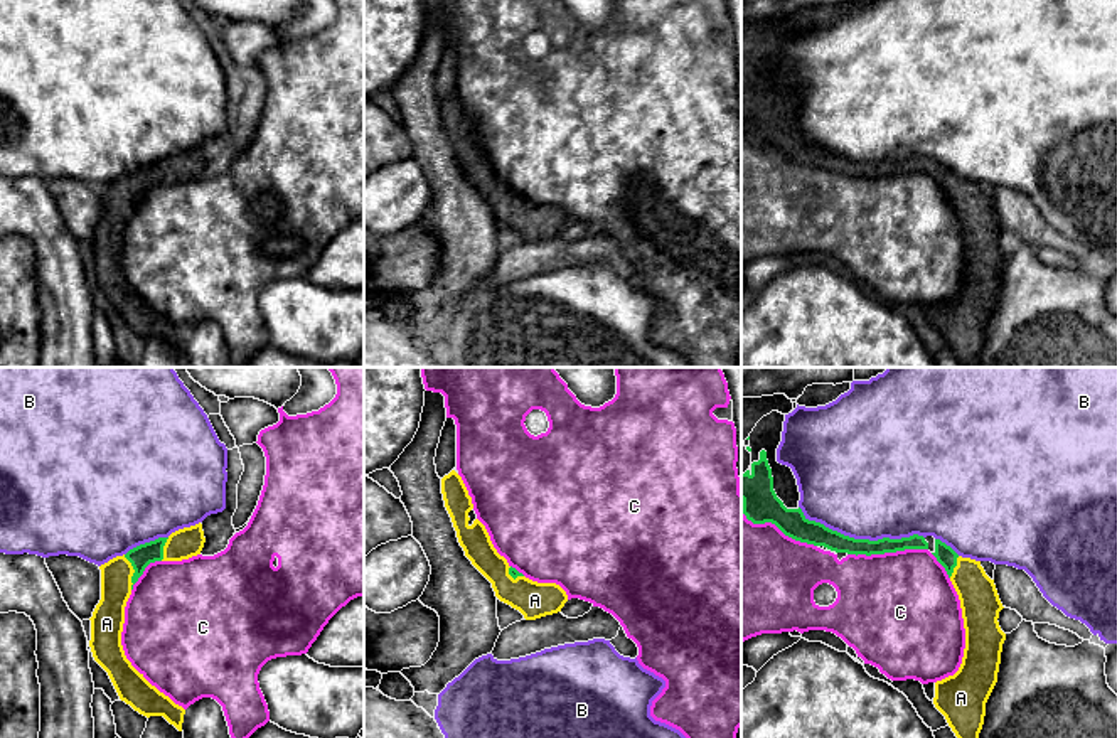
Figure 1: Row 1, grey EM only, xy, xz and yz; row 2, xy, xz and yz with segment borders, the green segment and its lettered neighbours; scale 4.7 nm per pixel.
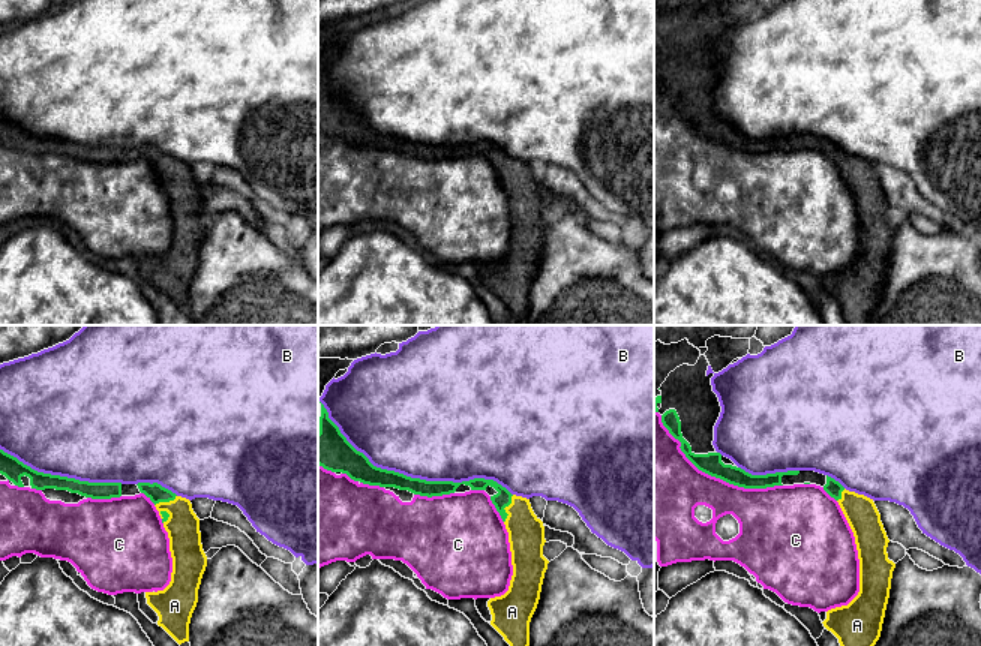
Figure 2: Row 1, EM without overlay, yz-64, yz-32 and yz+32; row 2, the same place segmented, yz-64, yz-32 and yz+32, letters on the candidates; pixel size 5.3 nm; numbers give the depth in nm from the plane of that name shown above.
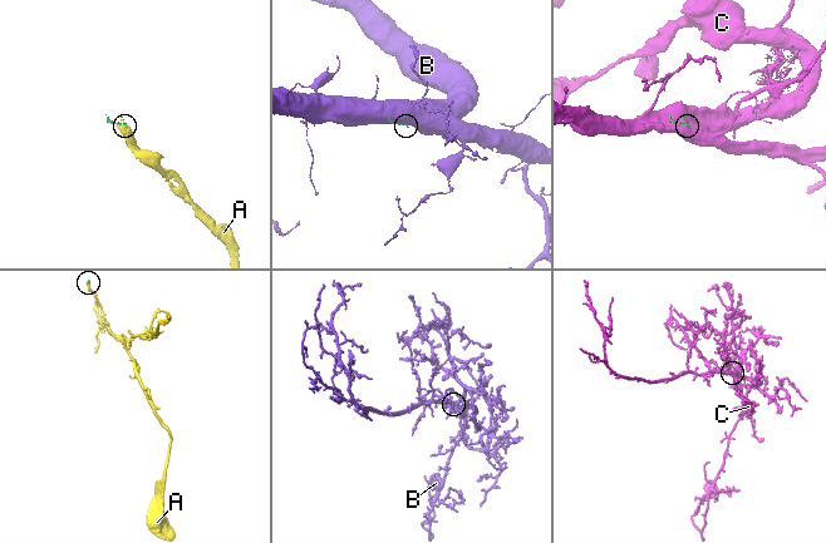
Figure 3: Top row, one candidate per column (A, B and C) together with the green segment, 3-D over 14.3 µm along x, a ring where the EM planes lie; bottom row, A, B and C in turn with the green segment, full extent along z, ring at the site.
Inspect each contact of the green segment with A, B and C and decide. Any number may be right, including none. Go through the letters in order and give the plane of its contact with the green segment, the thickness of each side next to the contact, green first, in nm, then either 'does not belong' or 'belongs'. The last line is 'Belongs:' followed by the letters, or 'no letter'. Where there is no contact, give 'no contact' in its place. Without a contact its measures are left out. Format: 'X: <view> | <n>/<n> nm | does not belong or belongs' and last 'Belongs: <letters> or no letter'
A: xy | 110/150 nm | belongs
B: yz | 110/500 nm | does not belong
C: yz | 180/460 nm | does not belong
Belongs: A

